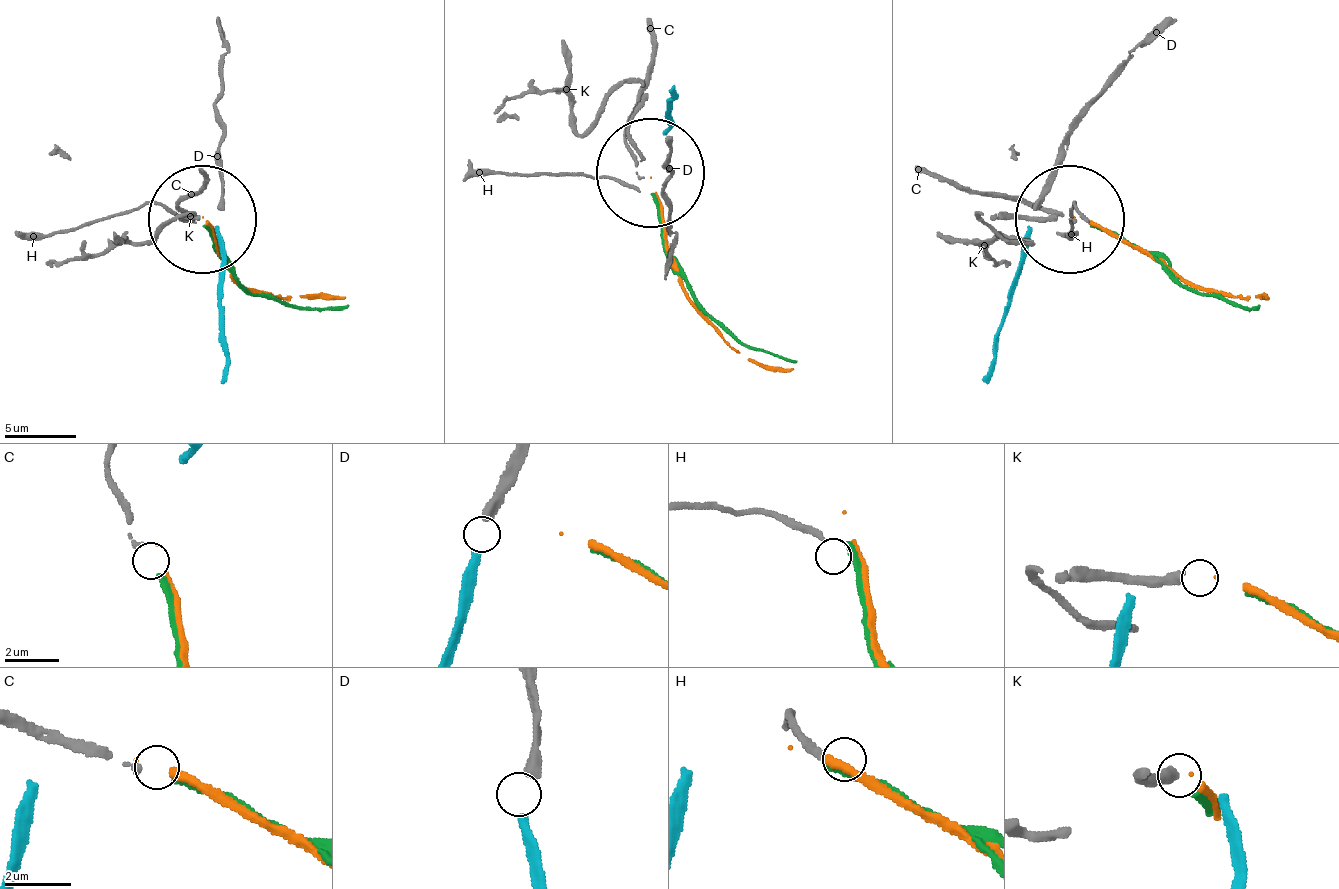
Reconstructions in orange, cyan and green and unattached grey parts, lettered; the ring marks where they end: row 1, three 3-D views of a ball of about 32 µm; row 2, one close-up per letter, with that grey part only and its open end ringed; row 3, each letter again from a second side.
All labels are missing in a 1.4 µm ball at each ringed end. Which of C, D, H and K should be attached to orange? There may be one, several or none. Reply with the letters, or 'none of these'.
K

